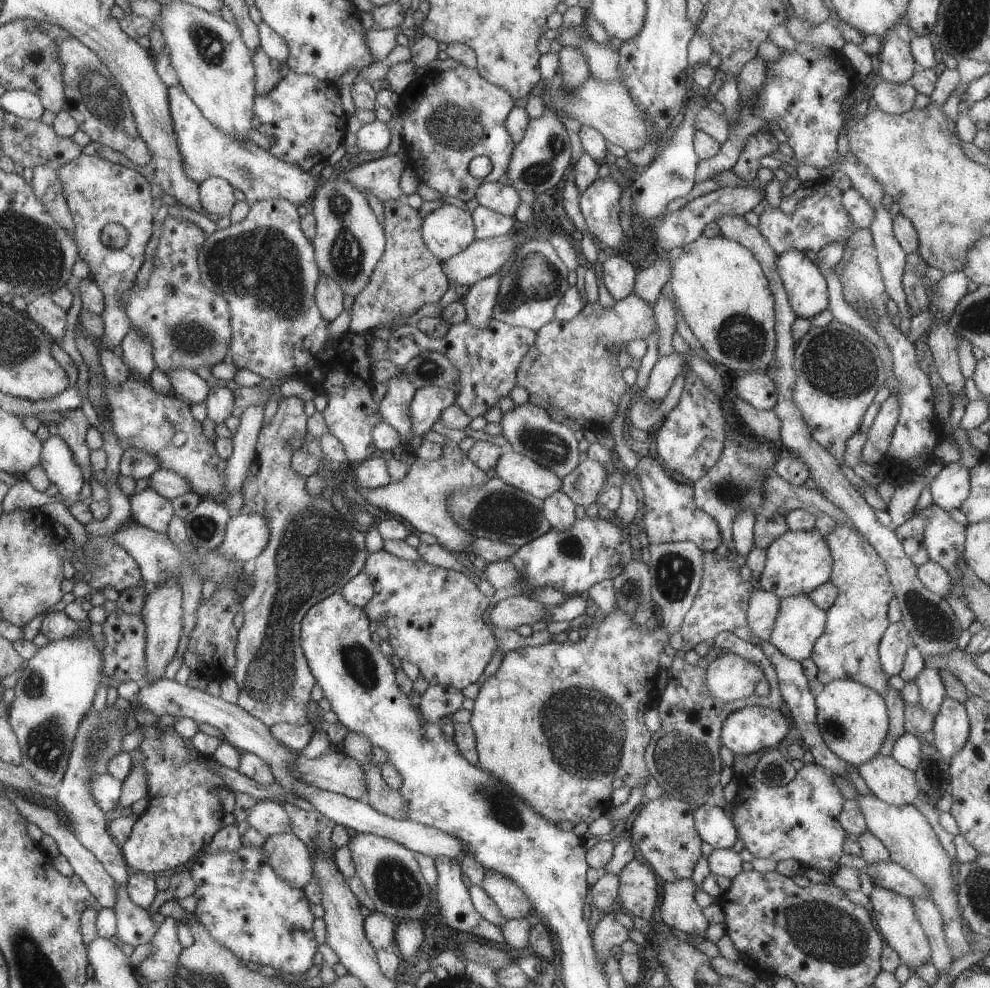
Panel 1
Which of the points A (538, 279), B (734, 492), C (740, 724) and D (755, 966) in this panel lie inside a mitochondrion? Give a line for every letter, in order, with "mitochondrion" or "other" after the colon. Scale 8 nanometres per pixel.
A: mitochondrion
B: mitochondrion
C: other
D: other

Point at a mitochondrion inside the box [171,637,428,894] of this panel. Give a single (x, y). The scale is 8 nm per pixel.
(360, 664)

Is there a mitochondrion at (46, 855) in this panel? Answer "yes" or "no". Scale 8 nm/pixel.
no

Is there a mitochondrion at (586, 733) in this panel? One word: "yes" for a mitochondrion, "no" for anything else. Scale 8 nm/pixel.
yes

